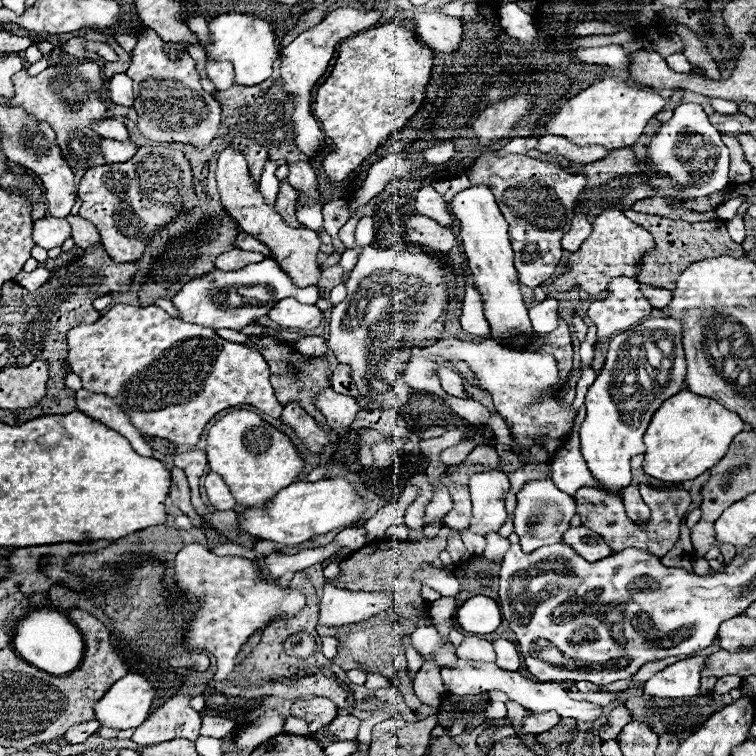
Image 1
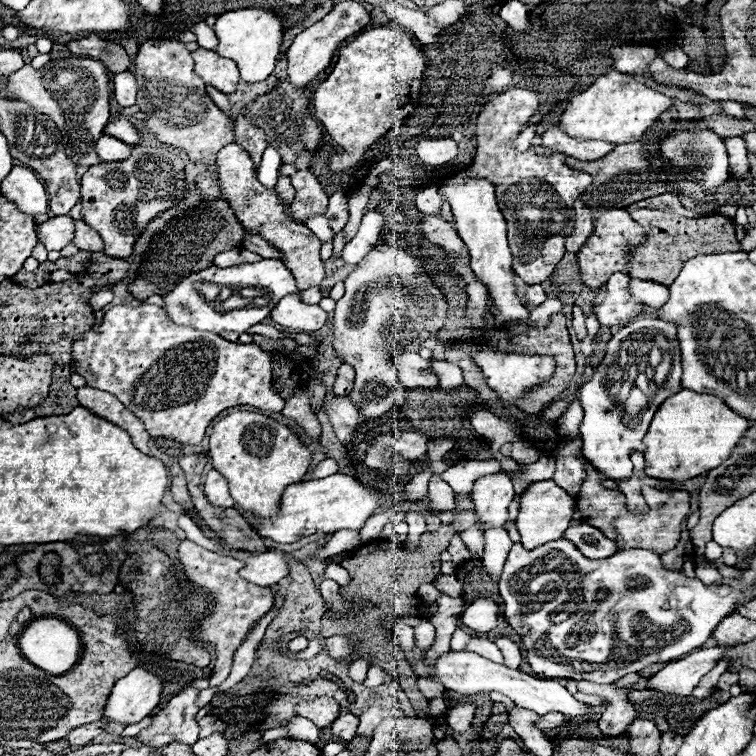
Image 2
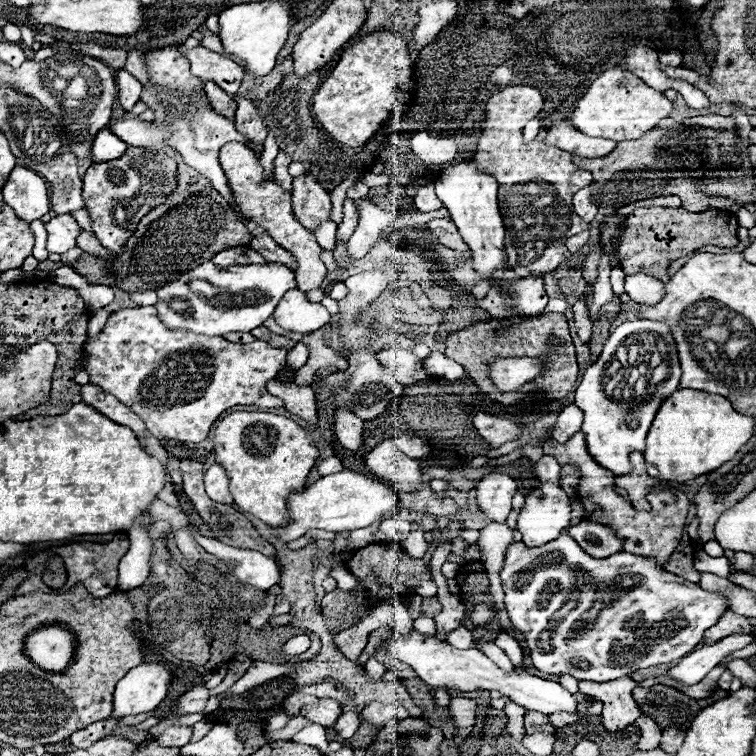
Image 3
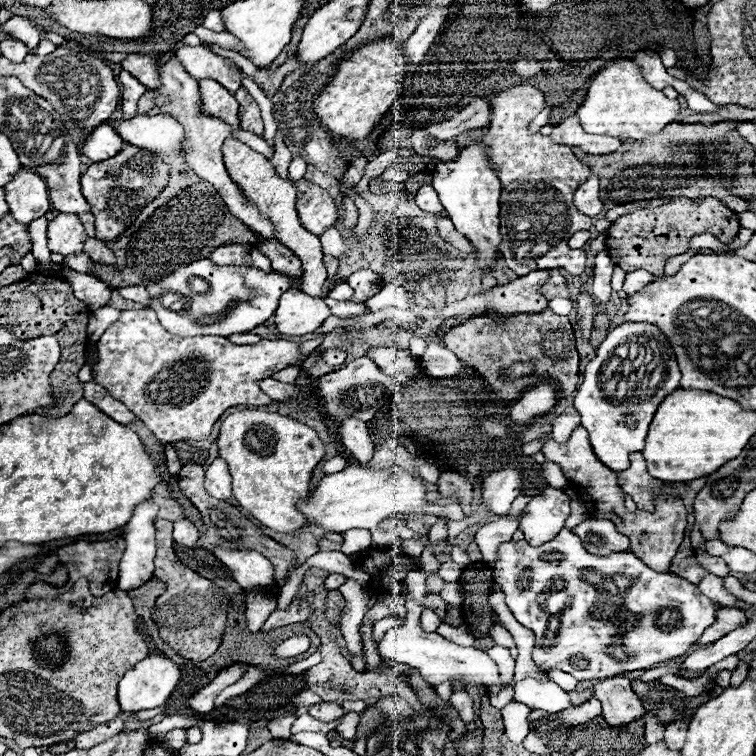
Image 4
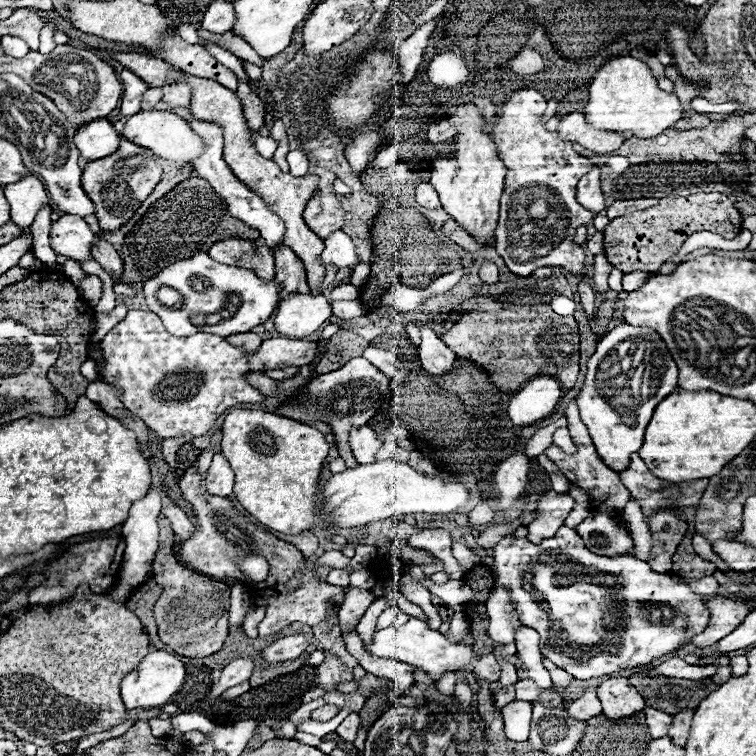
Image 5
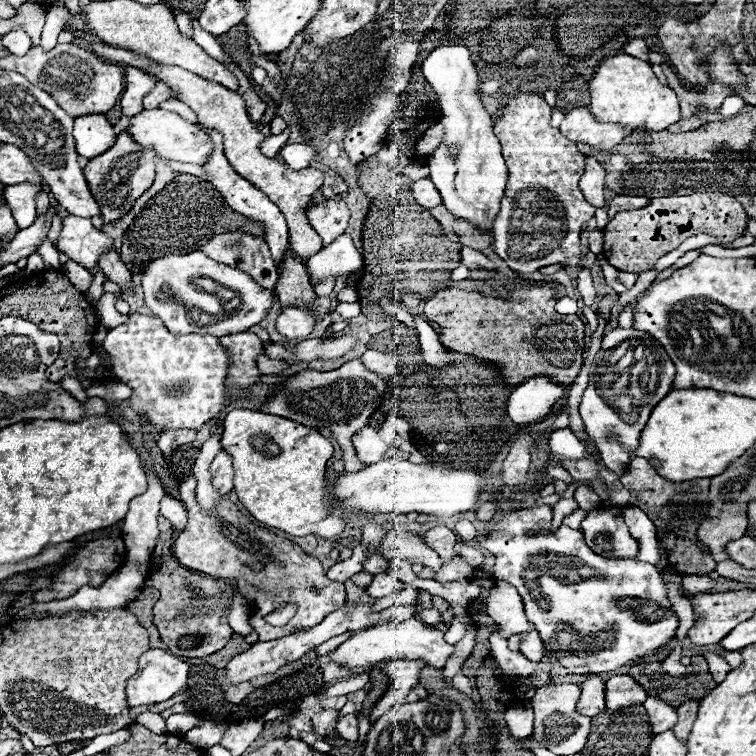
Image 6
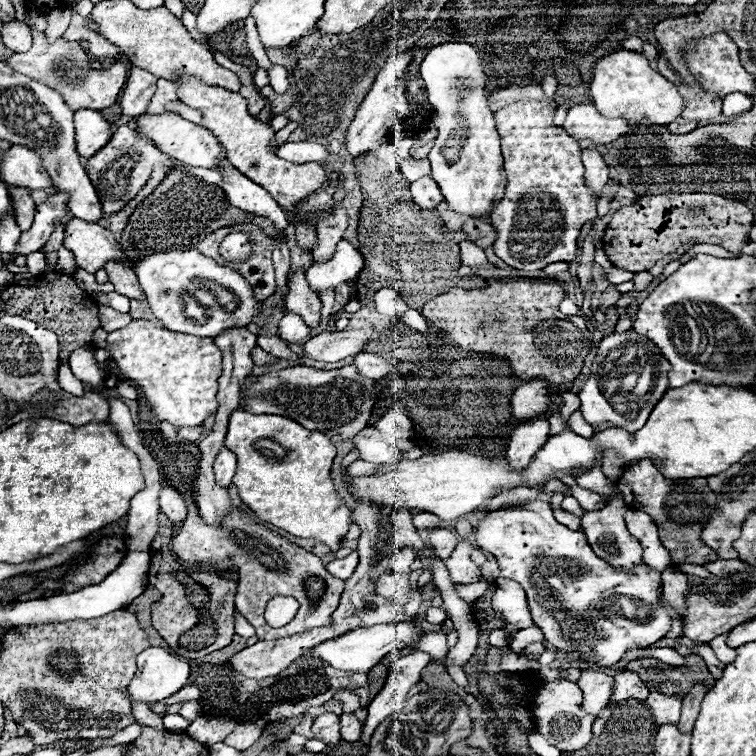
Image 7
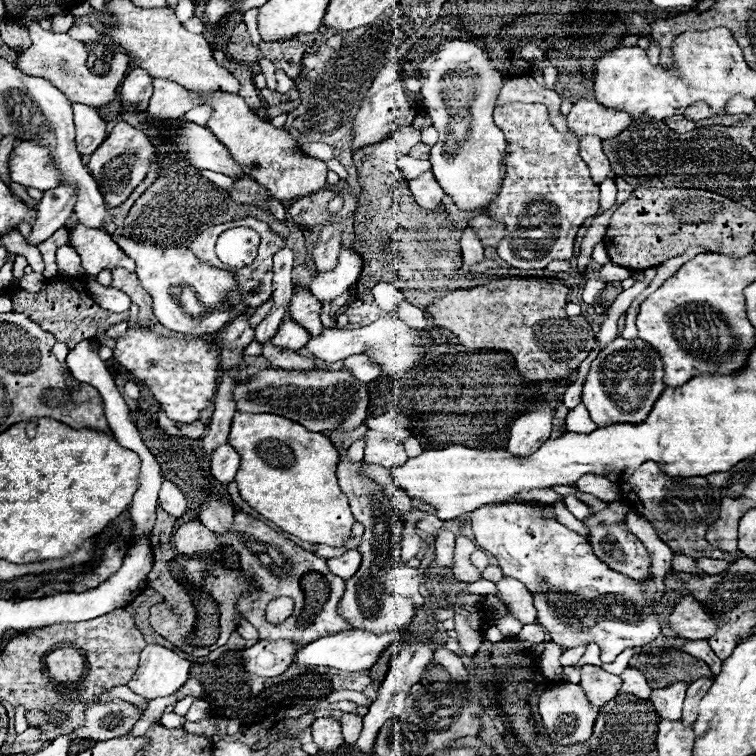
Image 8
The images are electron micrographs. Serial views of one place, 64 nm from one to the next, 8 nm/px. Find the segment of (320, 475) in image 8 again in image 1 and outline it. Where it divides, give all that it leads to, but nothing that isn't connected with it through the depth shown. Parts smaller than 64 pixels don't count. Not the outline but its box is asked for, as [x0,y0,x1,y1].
[206,410,304,508]

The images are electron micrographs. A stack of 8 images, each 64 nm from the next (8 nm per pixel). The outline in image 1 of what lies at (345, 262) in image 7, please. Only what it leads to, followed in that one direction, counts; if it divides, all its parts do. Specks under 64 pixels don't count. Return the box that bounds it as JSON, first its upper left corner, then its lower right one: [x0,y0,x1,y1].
[296,196,322,230]

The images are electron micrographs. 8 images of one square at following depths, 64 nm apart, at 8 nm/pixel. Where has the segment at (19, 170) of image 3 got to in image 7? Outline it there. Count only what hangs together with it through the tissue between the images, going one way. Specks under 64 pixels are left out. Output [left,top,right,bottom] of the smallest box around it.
[10,186,36,230]

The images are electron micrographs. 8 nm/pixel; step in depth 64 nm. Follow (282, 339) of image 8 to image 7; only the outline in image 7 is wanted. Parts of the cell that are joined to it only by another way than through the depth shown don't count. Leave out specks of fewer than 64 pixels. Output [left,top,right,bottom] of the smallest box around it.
[278,312,310,342]

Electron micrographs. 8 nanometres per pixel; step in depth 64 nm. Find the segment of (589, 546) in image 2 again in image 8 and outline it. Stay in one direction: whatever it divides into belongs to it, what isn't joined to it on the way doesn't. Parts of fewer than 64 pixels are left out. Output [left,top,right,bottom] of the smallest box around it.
[584,500,650,580]

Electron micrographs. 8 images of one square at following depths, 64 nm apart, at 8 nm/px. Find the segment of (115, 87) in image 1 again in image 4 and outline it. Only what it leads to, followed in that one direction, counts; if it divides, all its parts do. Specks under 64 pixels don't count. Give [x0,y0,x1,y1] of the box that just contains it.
[118,70,146,116]

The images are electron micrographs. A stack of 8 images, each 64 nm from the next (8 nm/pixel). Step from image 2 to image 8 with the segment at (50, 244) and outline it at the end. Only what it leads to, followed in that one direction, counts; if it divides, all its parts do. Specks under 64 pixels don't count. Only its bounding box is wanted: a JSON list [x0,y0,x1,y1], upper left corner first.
[68,222,134,276]

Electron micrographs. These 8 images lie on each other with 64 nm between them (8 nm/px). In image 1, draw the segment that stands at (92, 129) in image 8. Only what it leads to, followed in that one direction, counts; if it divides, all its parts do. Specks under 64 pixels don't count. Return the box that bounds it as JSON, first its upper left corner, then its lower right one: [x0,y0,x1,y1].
[100,138,138,162]

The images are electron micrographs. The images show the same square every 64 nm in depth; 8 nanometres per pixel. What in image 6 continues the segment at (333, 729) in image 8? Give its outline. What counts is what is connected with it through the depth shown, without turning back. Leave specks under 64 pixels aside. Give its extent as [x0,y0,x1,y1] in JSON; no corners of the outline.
[312,708,338,736]

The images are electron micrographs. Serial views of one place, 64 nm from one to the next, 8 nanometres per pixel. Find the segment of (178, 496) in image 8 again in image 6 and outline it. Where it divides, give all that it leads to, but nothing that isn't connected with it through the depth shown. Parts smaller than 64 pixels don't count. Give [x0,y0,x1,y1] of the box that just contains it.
[160,496,188,532]

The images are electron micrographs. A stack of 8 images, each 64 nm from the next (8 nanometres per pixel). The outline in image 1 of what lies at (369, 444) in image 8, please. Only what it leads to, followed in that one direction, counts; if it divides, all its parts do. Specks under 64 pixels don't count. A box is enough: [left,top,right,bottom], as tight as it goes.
[314,388,360,428]

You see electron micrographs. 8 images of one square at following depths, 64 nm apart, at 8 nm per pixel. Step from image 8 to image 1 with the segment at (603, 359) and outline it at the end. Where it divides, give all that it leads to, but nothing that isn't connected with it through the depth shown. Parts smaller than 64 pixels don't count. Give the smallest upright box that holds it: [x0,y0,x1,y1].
[580,318,686,498]

